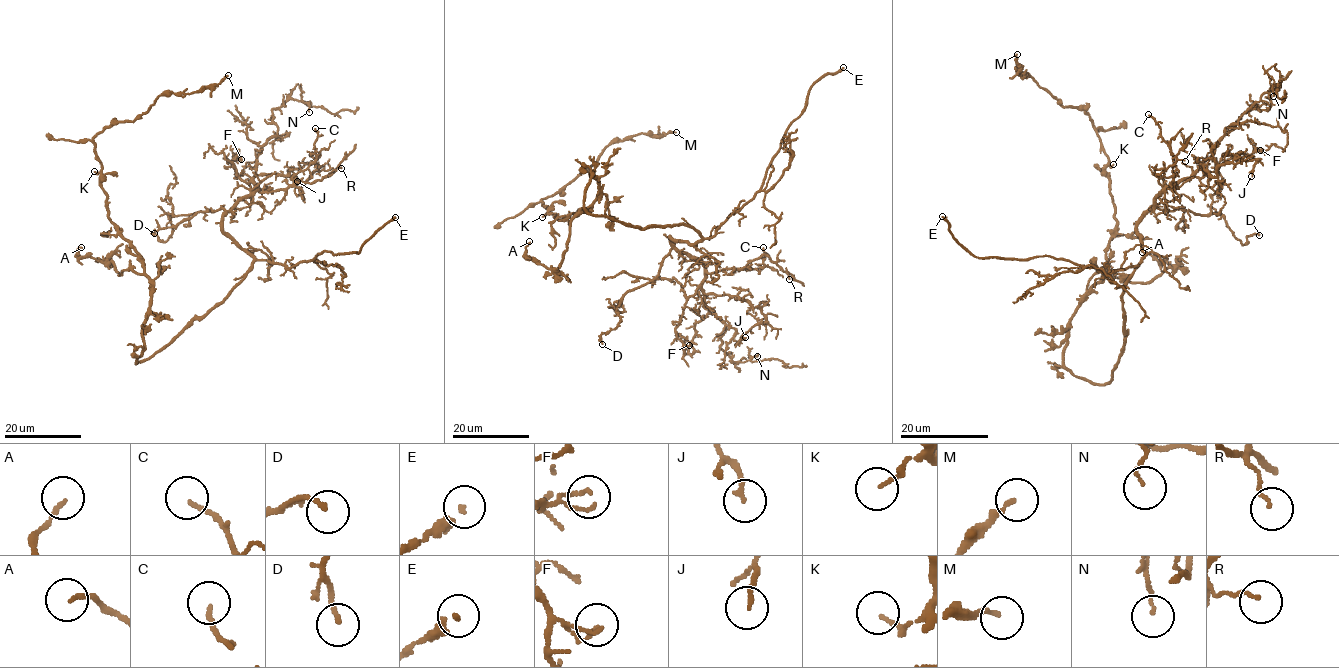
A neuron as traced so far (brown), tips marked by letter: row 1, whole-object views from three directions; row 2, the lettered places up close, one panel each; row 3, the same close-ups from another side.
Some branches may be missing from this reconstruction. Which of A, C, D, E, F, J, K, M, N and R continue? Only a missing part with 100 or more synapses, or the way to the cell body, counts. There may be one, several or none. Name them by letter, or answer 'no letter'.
E

